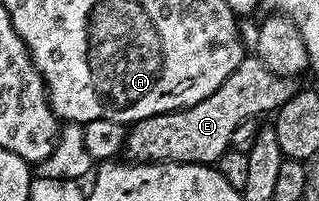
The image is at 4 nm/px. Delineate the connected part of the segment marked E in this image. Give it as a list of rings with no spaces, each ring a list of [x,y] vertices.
[[[257,56],[243,57],[232,76],[204,100],[182,110],[169,110],[142,118],[129,127],[124,154],[134,162],[201,162],[217,163],[225,150],[231,149],[232,132],[244,120],[277,112],[296,93],[293,78],[281,78]]]

